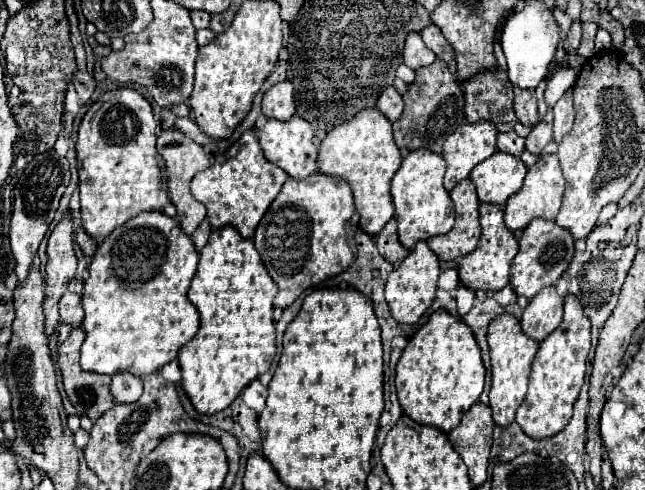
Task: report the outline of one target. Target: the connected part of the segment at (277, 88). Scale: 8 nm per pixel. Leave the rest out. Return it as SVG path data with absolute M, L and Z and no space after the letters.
M278 82L274 84L262 98L262 114L266 118L274 118L274 120L290 120L296 112L294 106L294 88L290 82Z

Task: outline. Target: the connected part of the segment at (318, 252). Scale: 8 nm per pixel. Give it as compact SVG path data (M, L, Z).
M320 172L308 176L308 180L286 180L254 234L256 250L278 286L274 308L288 308L308 288L350 268L354 248L350 248L346 226L352 214L354 198L346 180L330 178Z

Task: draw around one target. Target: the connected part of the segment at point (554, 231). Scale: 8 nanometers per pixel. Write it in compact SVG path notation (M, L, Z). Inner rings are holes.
M532 220L520 238L520 250L510 268L510 286L518 296L532 300L544 286L554 286L574 256L574 238L552 220Z

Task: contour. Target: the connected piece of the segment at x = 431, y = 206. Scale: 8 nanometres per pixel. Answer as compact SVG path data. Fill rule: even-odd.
M414 150L402 160L400 170L392 178L392 200L398 220L398 240L406 250L412 250L418 240L446 234L454 226L454 208L450 202L450 194L442 186L444 172L446 164L440 154L428 150Z

